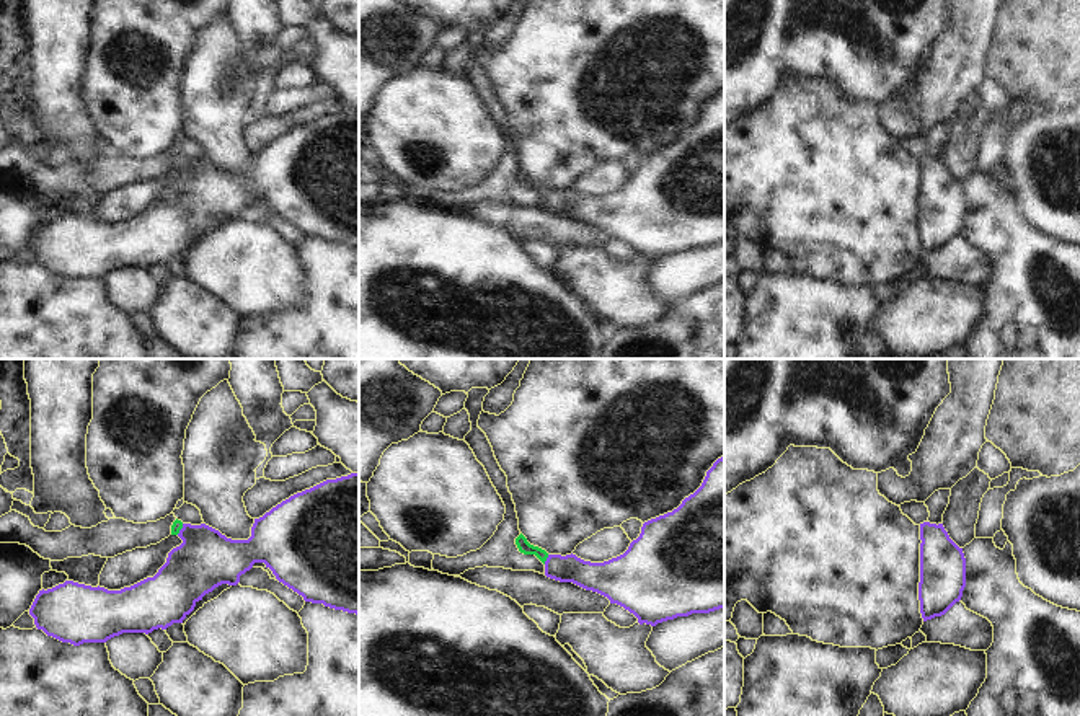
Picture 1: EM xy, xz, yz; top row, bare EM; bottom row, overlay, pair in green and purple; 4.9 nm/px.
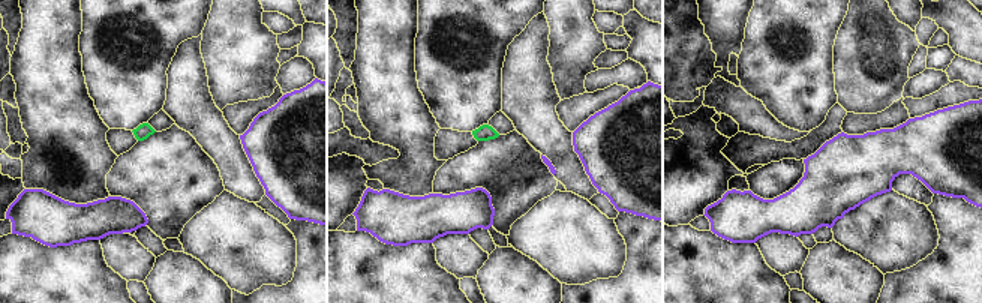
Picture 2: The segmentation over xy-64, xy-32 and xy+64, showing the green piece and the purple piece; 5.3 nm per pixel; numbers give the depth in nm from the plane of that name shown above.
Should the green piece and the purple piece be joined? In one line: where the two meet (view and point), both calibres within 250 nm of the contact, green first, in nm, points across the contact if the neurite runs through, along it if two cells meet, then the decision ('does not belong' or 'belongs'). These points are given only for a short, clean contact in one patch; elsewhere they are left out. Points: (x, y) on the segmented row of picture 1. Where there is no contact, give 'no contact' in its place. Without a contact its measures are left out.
meets green in xz at (545, 560); 70 nm thick on the green side, 140 nm on the other; runs through xz (524, 547), (535, 550), (545, 560), (558, 568), (593, 576); belongs

